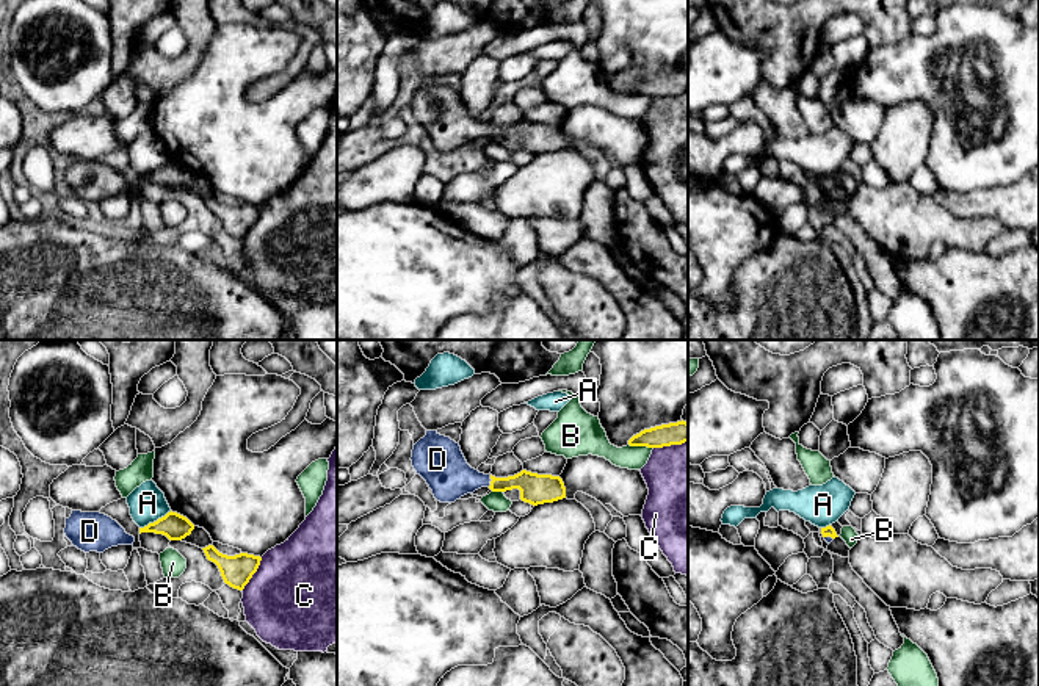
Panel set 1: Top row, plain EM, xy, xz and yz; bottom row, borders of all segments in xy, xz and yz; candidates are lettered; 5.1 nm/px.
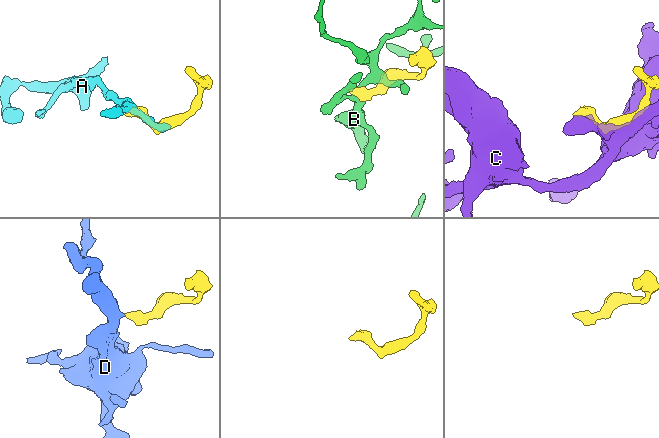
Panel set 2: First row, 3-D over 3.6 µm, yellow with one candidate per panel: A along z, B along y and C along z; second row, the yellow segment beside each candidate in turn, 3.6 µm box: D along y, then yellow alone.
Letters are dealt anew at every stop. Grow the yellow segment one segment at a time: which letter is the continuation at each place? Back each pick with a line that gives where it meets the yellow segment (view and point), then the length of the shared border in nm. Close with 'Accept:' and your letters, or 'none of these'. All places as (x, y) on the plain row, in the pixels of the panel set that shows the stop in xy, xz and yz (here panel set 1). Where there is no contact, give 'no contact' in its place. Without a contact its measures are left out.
D: xz (491, 130) | 70 nm
Accept: D

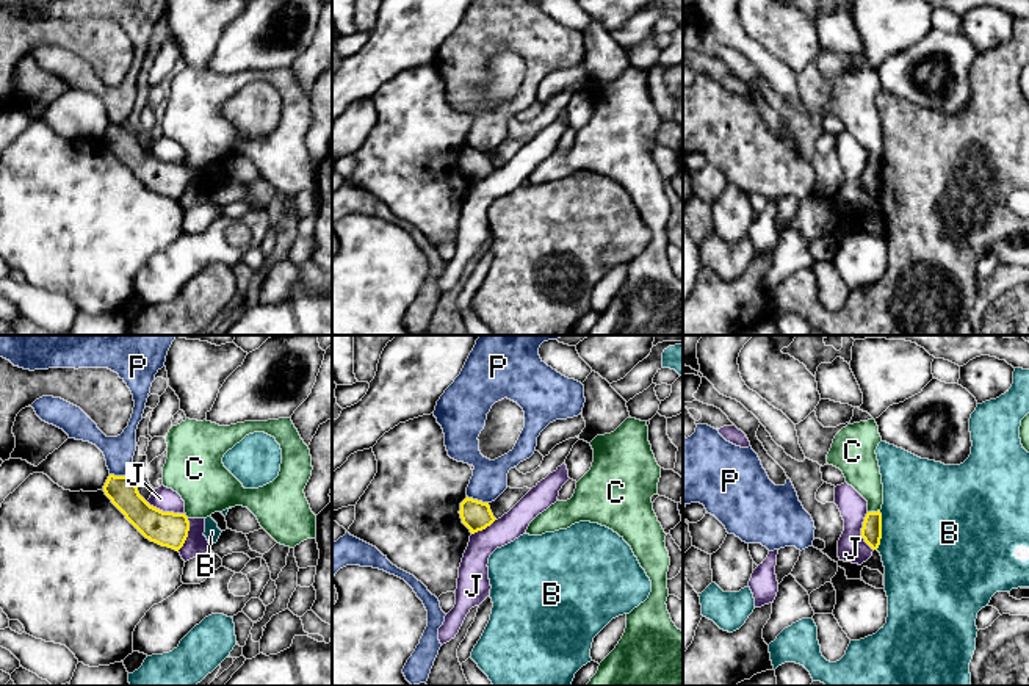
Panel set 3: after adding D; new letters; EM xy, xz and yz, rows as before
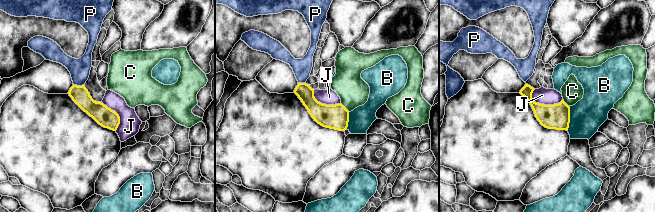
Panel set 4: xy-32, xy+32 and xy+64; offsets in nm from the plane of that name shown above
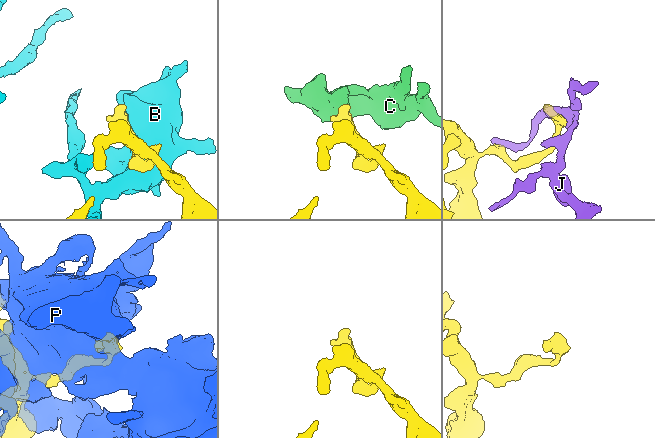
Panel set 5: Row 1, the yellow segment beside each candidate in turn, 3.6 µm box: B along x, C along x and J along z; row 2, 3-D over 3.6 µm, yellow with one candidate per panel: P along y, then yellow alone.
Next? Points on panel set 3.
Accept: none of these

